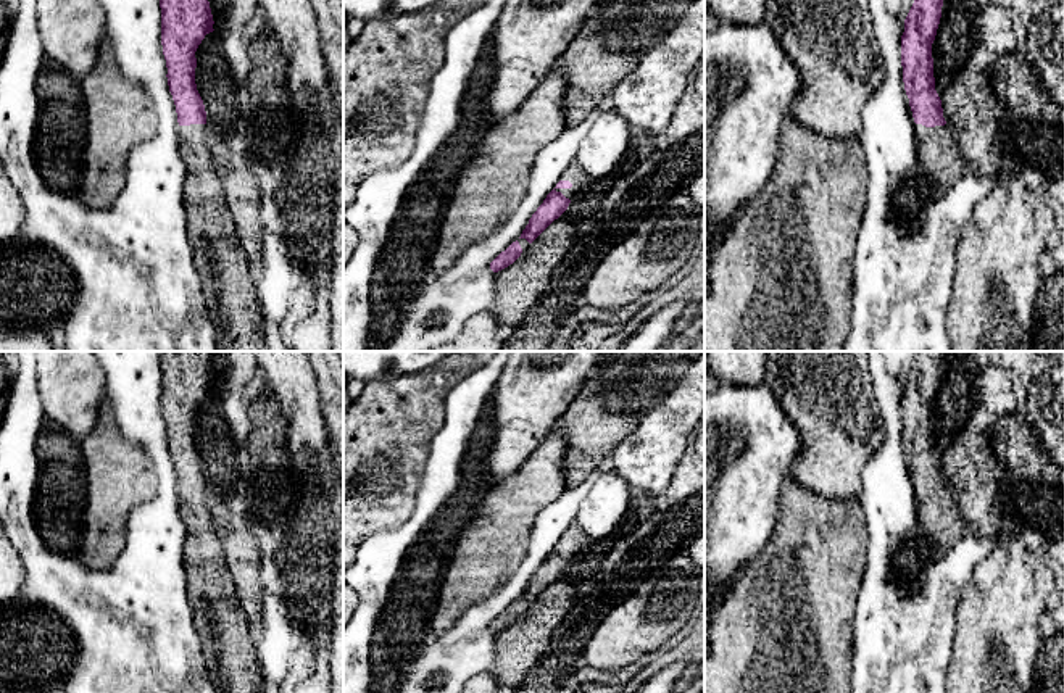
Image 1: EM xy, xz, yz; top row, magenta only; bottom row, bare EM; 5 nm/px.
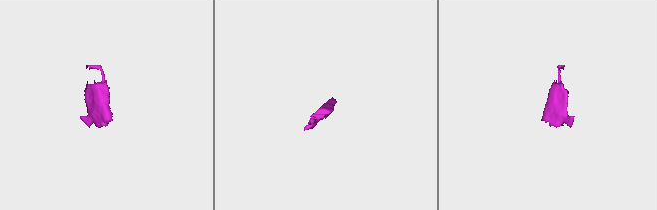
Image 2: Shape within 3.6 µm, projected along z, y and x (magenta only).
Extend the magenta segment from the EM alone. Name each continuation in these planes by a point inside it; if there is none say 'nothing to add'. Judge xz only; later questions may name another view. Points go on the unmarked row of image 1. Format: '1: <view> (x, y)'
1: xz (574, 535)

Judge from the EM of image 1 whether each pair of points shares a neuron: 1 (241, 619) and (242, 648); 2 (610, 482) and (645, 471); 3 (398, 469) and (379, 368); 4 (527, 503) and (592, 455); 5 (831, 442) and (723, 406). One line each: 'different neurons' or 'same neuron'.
1: same neuron
2: different neurons
3: different neurons
4: different neurons
5: different neurons

